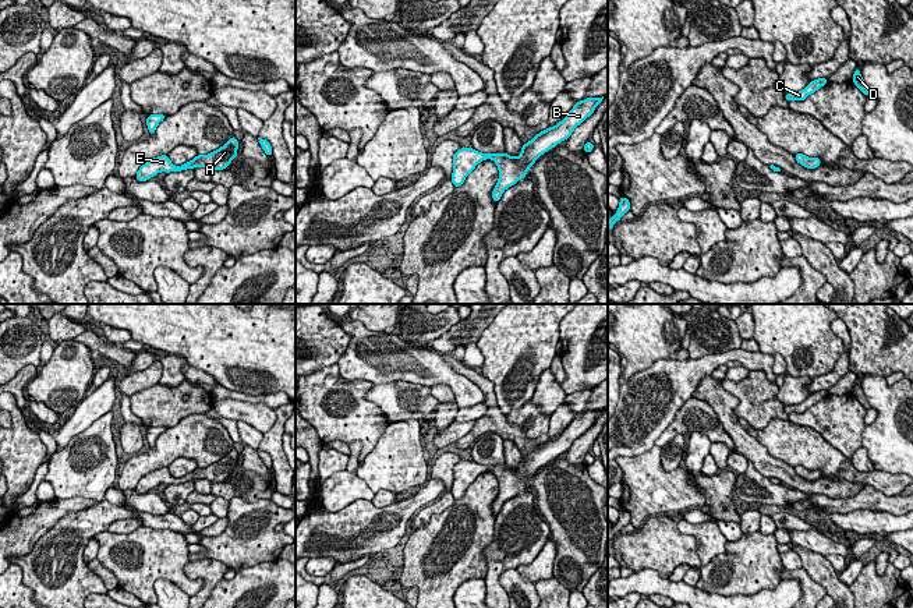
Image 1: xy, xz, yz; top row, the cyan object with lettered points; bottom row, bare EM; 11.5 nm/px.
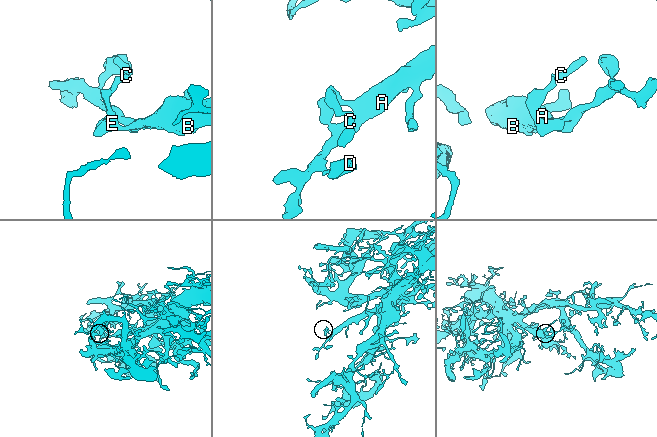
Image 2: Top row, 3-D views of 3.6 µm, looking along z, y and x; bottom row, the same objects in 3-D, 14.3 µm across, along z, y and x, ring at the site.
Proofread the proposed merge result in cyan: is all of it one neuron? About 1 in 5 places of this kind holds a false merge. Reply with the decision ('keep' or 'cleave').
keep

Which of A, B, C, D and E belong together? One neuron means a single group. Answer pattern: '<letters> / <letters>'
A B C D E

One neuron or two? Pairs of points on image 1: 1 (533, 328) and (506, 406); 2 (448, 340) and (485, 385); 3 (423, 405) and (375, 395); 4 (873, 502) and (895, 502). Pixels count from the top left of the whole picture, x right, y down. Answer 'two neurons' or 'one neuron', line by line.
1: one neuron
2: two neurons
3: one neuron
4: one neuron

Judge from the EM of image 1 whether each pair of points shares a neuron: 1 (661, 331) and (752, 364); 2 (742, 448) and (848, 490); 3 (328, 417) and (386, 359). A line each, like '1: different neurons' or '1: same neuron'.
1: different neurons
2: same neuron
3: different neurons

